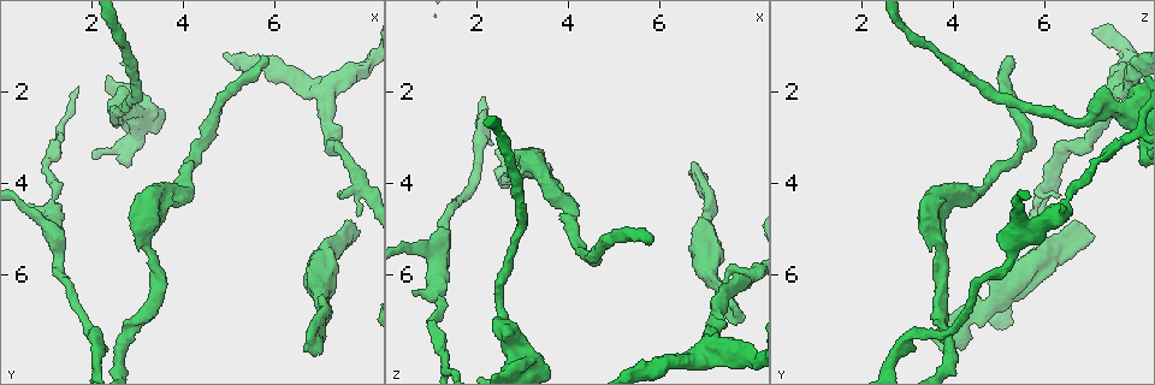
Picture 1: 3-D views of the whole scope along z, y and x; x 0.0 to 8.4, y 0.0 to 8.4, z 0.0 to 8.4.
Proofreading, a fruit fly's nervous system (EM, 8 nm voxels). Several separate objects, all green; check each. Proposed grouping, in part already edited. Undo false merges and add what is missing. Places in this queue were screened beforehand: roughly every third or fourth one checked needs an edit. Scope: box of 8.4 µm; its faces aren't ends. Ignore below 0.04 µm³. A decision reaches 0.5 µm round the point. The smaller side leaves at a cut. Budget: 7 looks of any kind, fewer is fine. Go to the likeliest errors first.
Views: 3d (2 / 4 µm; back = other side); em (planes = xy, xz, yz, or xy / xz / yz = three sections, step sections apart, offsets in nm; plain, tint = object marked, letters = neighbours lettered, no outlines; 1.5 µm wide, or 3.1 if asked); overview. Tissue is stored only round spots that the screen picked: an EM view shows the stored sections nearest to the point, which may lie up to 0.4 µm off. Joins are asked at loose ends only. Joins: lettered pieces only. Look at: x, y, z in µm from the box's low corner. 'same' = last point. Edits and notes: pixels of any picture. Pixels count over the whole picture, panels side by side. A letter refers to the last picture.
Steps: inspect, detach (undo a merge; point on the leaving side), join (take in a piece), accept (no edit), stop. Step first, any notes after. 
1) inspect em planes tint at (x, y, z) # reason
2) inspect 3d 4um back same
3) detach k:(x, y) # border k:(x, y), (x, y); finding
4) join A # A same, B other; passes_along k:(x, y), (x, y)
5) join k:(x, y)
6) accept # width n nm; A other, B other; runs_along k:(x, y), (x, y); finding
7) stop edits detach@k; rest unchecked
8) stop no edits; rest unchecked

inspect em yz step 4 letters at (5.75, 1.25, 5.25)

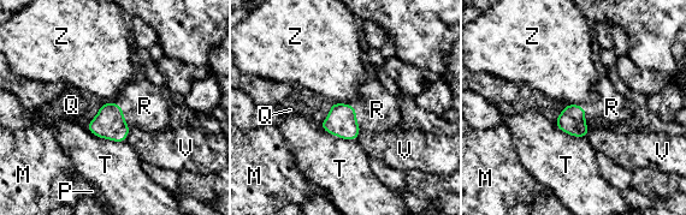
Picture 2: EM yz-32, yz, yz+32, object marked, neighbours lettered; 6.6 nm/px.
join R # longest_contact T 300 nm; M other, P other, Q other, R same, T other, V other, Z other; passes_along 2:(341, 121), (355, 118), (377, 109); it goes on there

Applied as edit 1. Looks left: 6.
inspect 3d 4um at (6.75, 7.50, 3.60) # branch stops here

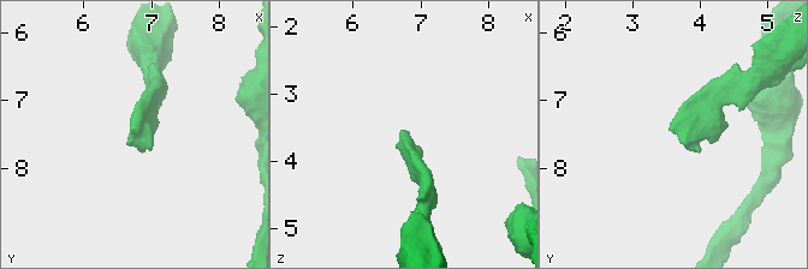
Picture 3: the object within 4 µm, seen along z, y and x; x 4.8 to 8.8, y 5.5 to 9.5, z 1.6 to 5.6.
inspect em planes letters at (6.70, 7.45, 3.60)

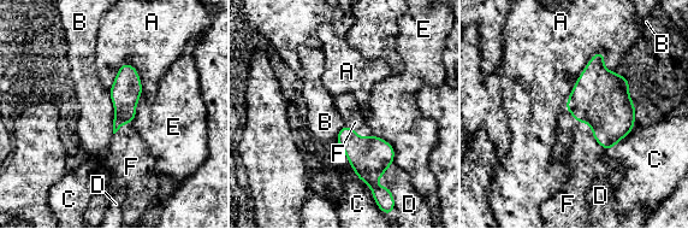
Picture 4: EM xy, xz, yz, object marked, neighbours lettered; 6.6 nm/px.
join F # A other, B other, C other, D other, E other, F same; passes_along 4:(608, 107), (599, 144), (586, 153); it goes on there

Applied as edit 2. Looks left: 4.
inspect em planes letters at (7.05, 5.50, 6.00) # thick turns thin

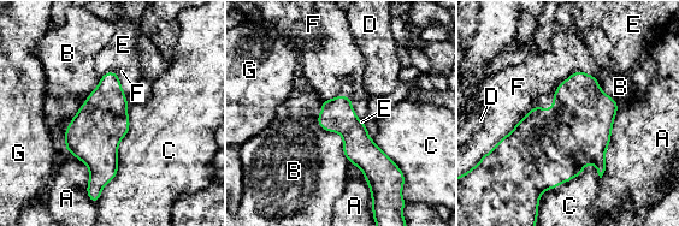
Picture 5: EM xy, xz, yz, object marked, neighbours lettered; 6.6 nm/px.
accept # A other, B other, C other, D other, E other, F other, G other; border 5:(322, 100), (350, 164); continuous, no second neuron

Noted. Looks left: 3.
stop edits join@2, join@4; rest unchecked

